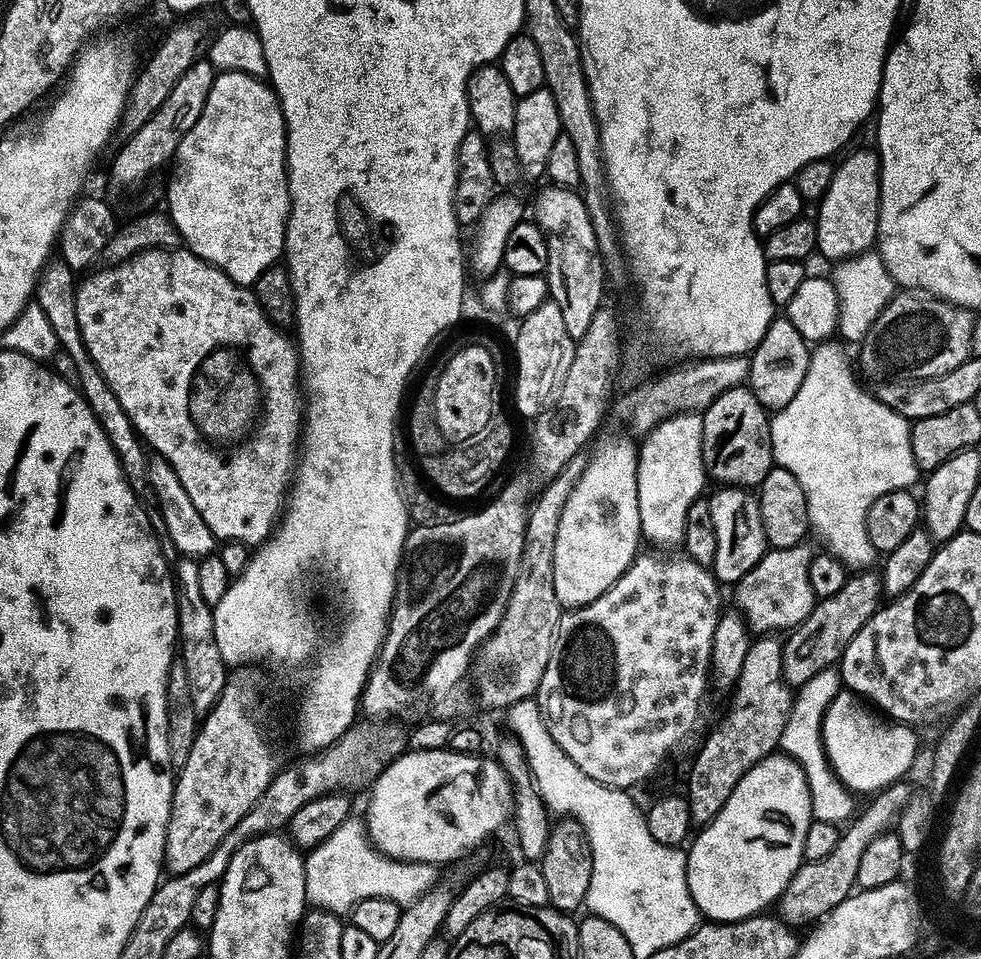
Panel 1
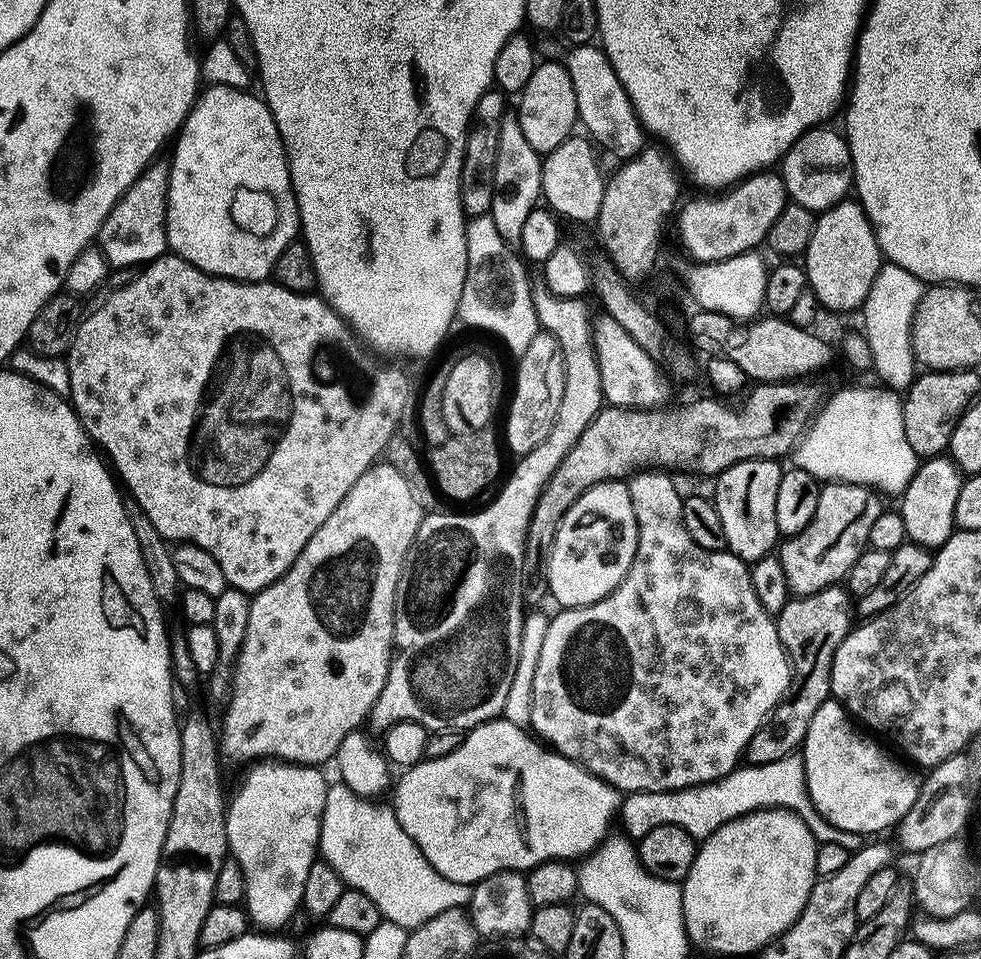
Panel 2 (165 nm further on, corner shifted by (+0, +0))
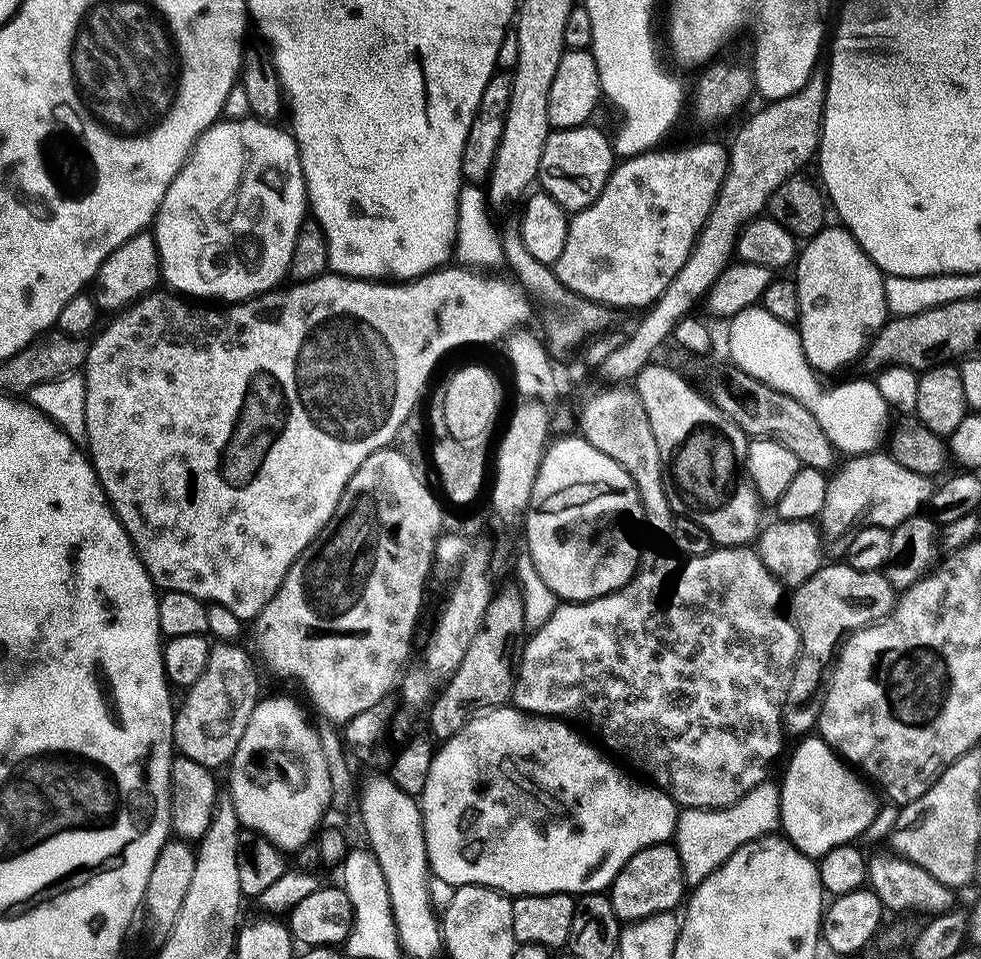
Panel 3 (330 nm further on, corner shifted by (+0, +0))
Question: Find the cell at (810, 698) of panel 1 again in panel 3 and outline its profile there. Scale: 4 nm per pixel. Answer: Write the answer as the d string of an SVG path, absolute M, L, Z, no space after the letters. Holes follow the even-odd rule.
M769 782L758 786L742 802L729 808L685 808L679 813L676 822L674 847L682 860L684 878L689 885L695 886L706 882L723 864L730 862L742 846L764 836L771 836L781 831L780 790L775 783Z

